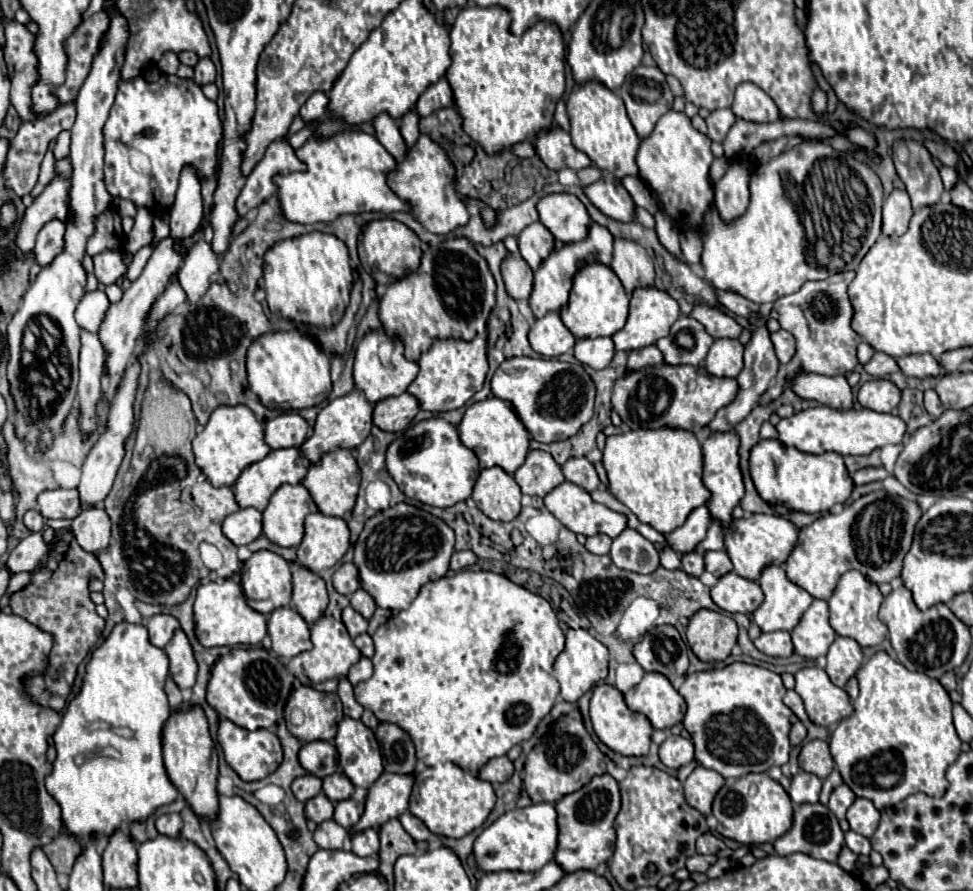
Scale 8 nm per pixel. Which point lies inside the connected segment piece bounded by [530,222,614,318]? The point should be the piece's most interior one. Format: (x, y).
(552, 281)

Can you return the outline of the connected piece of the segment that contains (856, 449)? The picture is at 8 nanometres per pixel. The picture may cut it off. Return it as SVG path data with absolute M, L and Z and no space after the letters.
M816 406L802 410L790 418L782 418L776 426L778 438L786 446L794 446L808 454L824 454L836 452L840 456L860 456L870 454L876 448L884 448L888 444L900 444L906 434L906 424L896 414L878 414L866 408L850 408L850 410L836 410L830 406Z

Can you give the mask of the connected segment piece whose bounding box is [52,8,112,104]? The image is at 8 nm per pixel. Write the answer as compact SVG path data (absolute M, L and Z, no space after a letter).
M102 8L100 12L86 18L74 32L64 40L68 66L66 66L66 82L56 86L52 94L58 98L60 104L74 102L78 96L78 90L82 88L82 82L90 74L92 60L100 52L102 40L110 28L112 22L112 10Z

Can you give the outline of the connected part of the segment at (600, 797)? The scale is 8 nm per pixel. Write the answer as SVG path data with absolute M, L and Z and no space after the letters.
M598 776L592 778L582 790L568 794L566 798L556 802L558 810L558 850L554 854L554 860L566 870L594 870L600 862L608 862L614 852L614 818L620 810L620 792L618 782L610 776Z

